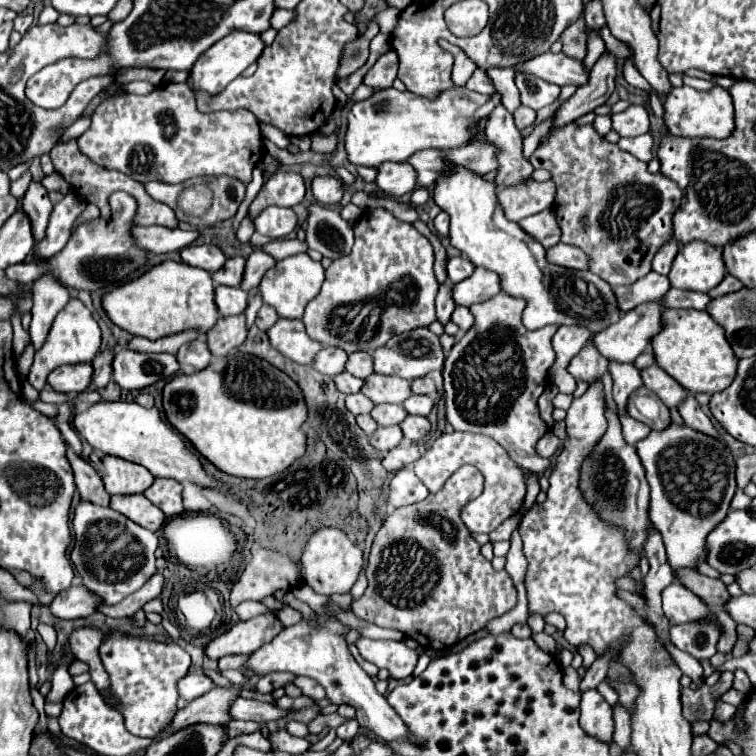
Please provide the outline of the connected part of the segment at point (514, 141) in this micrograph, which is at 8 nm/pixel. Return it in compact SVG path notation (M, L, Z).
M499 104L487 118L487 124L485 124L485 136L489 142L493 142L501 154L499 154L499 168L497 168L497 178L495 182L501 184L501 186L513 186L525 178L531 178L531 172L533 172L533 166L523 158L521 154L521 134L513 122L513 114L509 110L505 110L503 104Z

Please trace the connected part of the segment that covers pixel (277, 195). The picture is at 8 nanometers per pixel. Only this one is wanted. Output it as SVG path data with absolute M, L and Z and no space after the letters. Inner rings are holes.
M275 172L273 176L267 178L267 182L263 184L263 188L259 190L259 194L255 196L255 200L249 206L249 218L251 222L257 218L257 212L261 212L261 208L269 208L269 206L297 206L305 196L305 184L301 174L297 172Z

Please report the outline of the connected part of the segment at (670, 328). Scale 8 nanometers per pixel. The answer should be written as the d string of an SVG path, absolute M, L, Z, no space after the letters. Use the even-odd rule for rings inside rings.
M667 308L661 320L663 328L651 340L659 368L663 368L689 392L715 394L731 384L737 370L737 358L725 340L723 328L707 312Z

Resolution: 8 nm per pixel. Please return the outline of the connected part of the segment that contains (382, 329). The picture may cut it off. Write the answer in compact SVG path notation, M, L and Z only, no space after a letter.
M387 208L365 210L355 222L355 246L353 250L333 260L325 270L325 282L321 292L307 304L303 324L311 340L325 346L337 346L345 352L373 352L383 346L391 336L413 330L417 326L429 326L435 322L435 296L439 292L439 282L433 274L433 248L429 240L415 230L413 224L397 220Z

